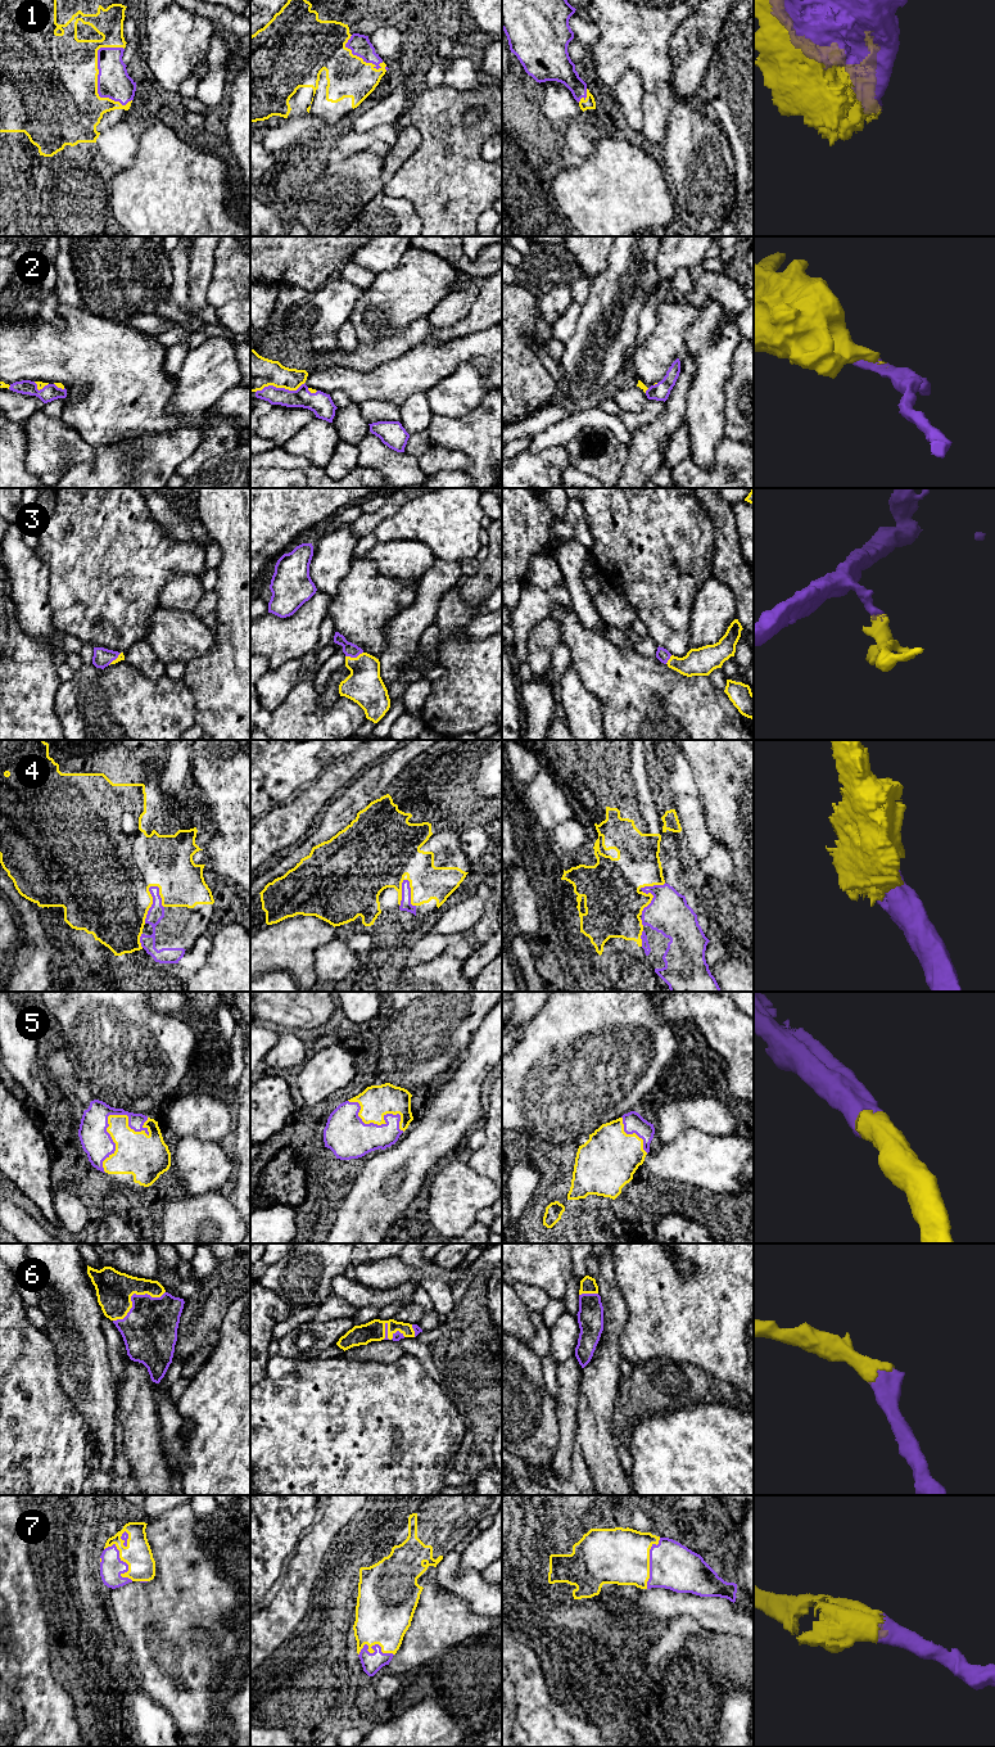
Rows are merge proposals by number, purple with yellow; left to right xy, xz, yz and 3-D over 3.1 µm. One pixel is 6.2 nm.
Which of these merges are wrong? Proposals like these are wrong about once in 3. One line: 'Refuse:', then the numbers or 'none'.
Refuse: none

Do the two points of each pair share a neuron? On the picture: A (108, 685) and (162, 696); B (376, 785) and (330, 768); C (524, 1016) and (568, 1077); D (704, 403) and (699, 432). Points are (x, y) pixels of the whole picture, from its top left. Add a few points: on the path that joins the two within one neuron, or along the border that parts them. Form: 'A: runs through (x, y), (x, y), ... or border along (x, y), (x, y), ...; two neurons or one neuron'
A: runs through (121, 696), (149, 696); one neuron
B: border along (372, 764), (342, 789); two neurons
C: border along (545, 1005), (524, 1027); two neurons
D: runs through (704, 410), (704, 425); one neuron

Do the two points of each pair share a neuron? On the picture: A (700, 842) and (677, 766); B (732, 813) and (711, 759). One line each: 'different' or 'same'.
A: same
B: same

